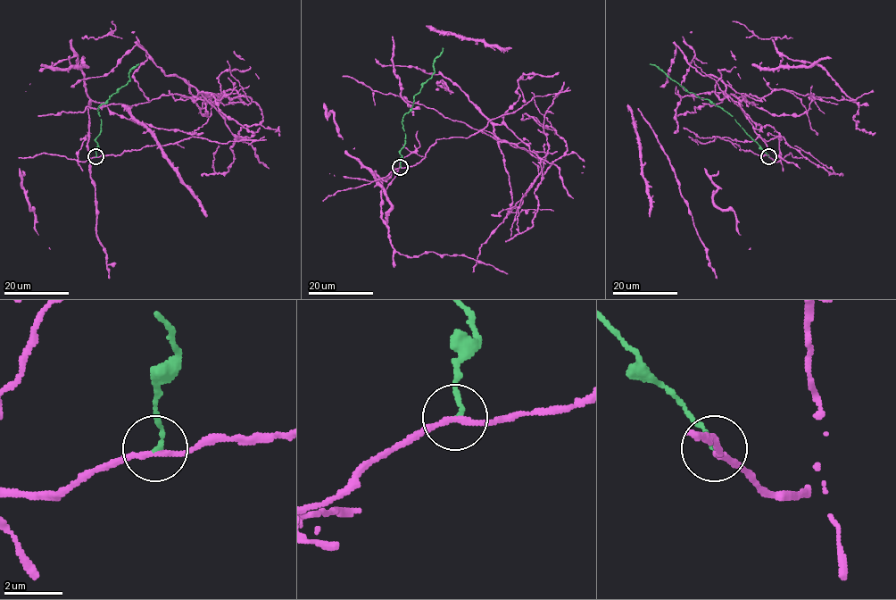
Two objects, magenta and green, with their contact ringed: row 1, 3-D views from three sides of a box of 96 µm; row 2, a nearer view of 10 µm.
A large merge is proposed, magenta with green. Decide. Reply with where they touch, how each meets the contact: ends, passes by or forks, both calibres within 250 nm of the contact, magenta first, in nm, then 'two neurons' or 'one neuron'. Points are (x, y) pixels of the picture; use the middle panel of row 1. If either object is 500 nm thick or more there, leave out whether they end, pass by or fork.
at (400, 167); magenta passes by; green ends there; 180 nm thick on the magenta side, 150 nm on the other; two neurons

